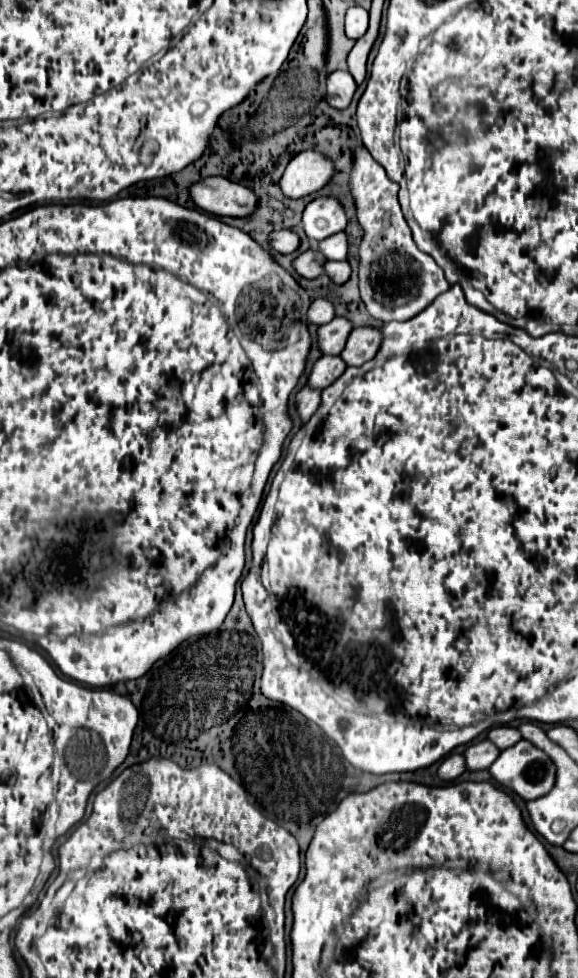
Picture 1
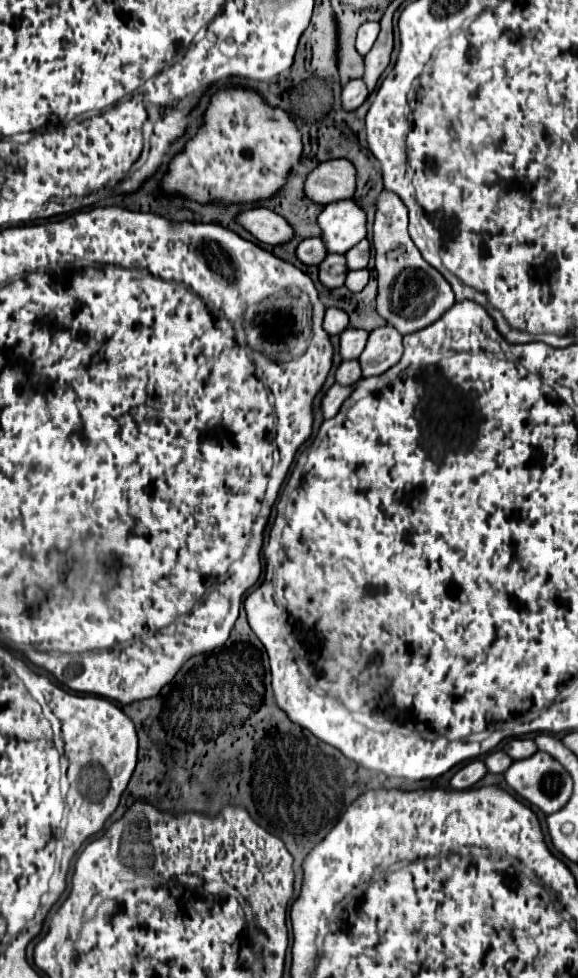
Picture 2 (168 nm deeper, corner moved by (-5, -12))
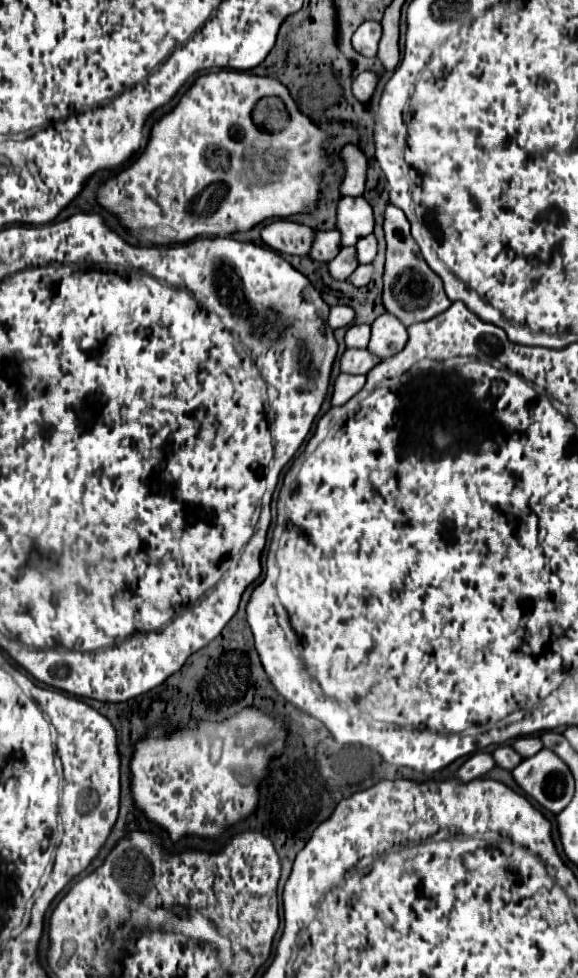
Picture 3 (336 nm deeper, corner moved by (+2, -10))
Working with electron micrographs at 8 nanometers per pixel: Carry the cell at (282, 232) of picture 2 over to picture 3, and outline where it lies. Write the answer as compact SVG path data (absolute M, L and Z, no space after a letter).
M285 218L271 220L261 228L261 238L269 248L281 254L297 254L297 256L305 256L309 252L313 234L315 232L309 226L289 222Z

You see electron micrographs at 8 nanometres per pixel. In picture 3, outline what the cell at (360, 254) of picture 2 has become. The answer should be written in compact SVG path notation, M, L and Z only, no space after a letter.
M369 234L365 236L363 240L359 240L355 244L357 248L357 262L359 264L369 264L373 258L375 258L375 252L377 252L377 242L375 242L375 236Z

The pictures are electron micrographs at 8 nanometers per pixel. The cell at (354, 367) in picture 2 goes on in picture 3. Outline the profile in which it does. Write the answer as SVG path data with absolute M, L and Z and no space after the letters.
M345 350L345 354L341 356L341 372L345 374L367 374L375 364L379 364L381 360L375 360L375 356L371 356L367 350Z

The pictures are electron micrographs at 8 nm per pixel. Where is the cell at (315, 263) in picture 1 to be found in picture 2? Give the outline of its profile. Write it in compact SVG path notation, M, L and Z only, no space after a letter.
M328 254L318 268L320 268L320 282L328 288L342 286L346 274L350 272L350 268L346 266L346 256L342 254Z

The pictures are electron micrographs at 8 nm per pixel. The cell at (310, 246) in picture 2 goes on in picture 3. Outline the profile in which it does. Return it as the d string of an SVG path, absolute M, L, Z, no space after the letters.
M329 230L329 232L315 232L311 250L309 250L309 258L317 260L317 262L327 262L331 258L337 256L341 244L339 244L339 232L337 230Z

